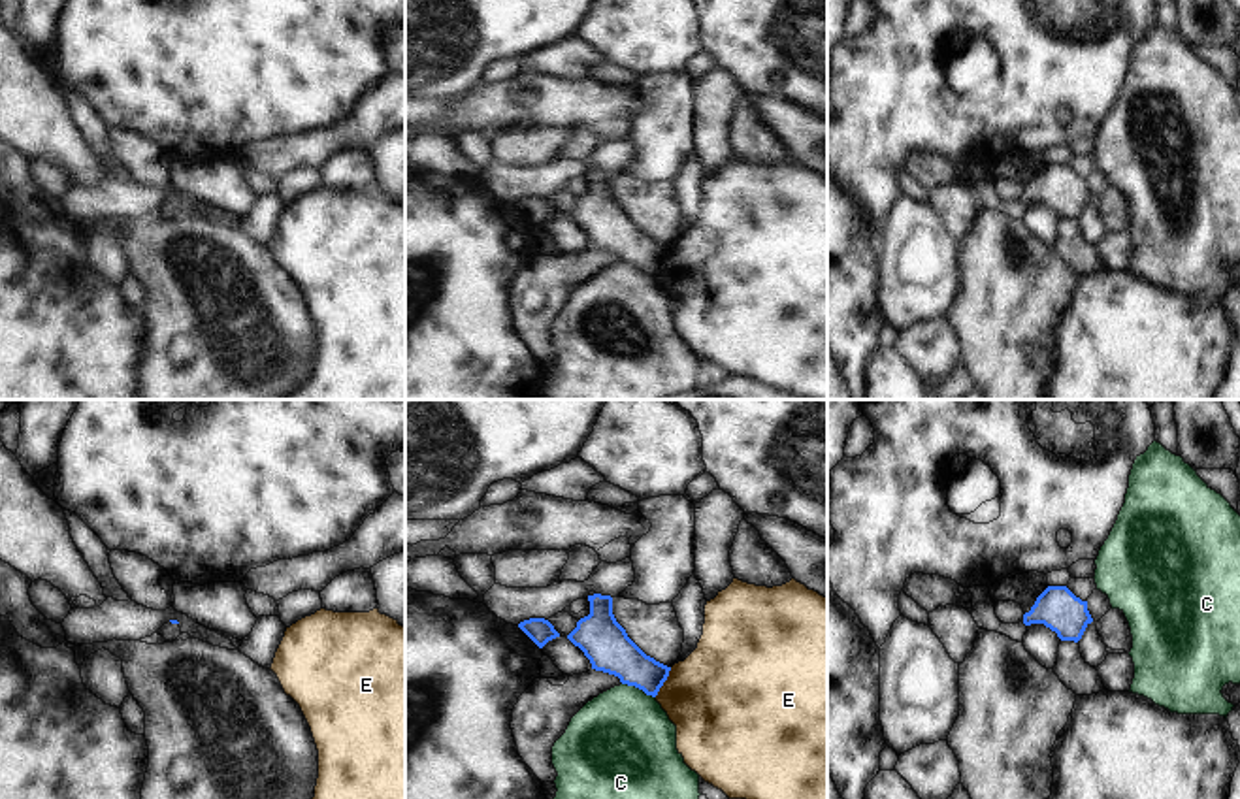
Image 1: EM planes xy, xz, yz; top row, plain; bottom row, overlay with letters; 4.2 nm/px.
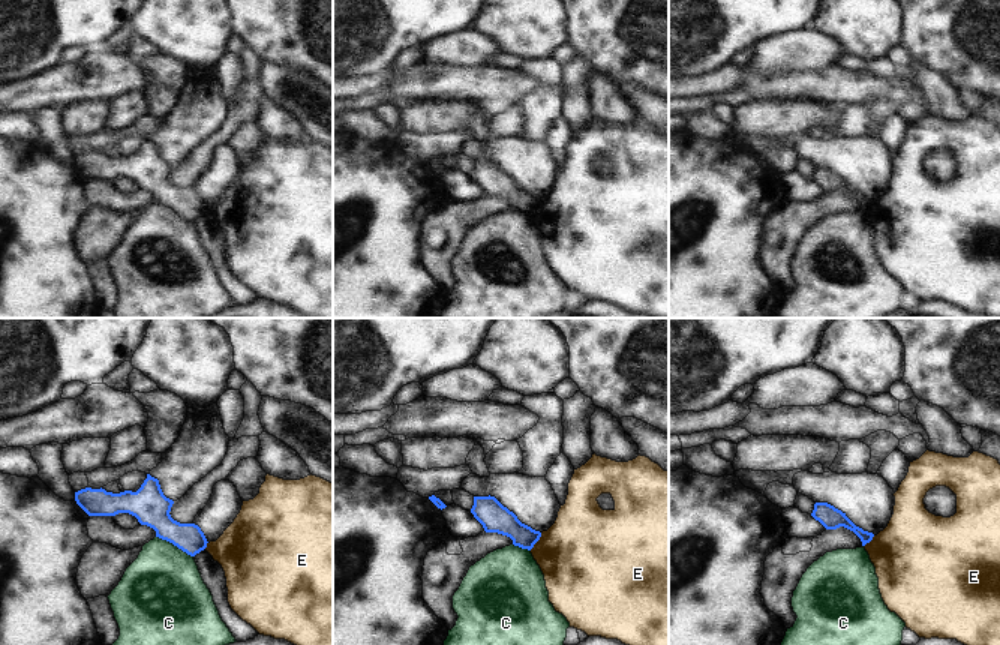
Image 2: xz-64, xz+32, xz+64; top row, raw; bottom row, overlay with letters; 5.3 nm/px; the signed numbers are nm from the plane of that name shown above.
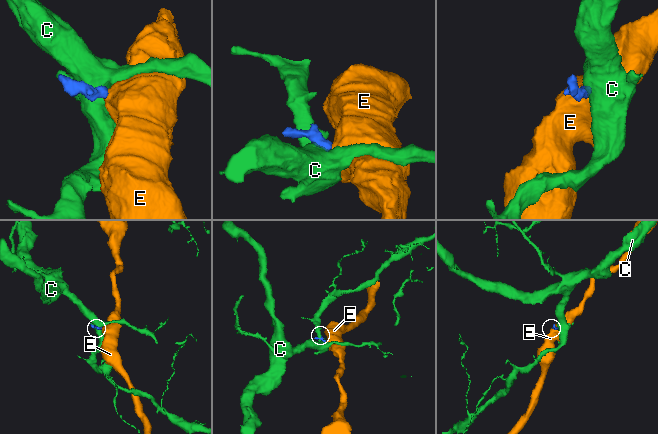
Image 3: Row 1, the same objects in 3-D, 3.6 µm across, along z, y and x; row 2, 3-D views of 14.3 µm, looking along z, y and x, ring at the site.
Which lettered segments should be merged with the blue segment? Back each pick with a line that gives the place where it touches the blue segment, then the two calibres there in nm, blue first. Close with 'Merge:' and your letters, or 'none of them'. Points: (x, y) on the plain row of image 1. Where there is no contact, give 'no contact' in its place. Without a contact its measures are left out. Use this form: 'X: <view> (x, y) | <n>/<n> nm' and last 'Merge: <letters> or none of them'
Merge: none of them

